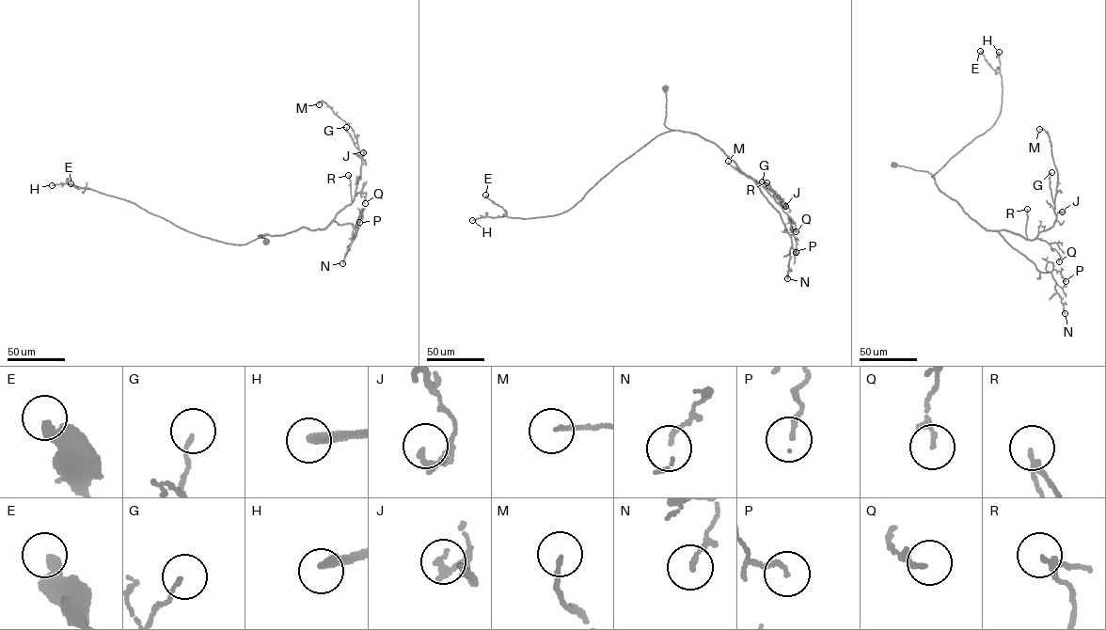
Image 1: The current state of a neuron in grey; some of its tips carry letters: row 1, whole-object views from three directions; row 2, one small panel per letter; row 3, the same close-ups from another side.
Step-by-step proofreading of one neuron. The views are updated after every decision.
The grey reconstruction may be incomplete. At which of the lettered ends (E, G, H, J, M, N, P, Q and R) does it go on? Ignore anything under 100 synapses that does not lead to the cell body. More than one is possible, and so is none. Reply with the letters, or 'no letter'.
H

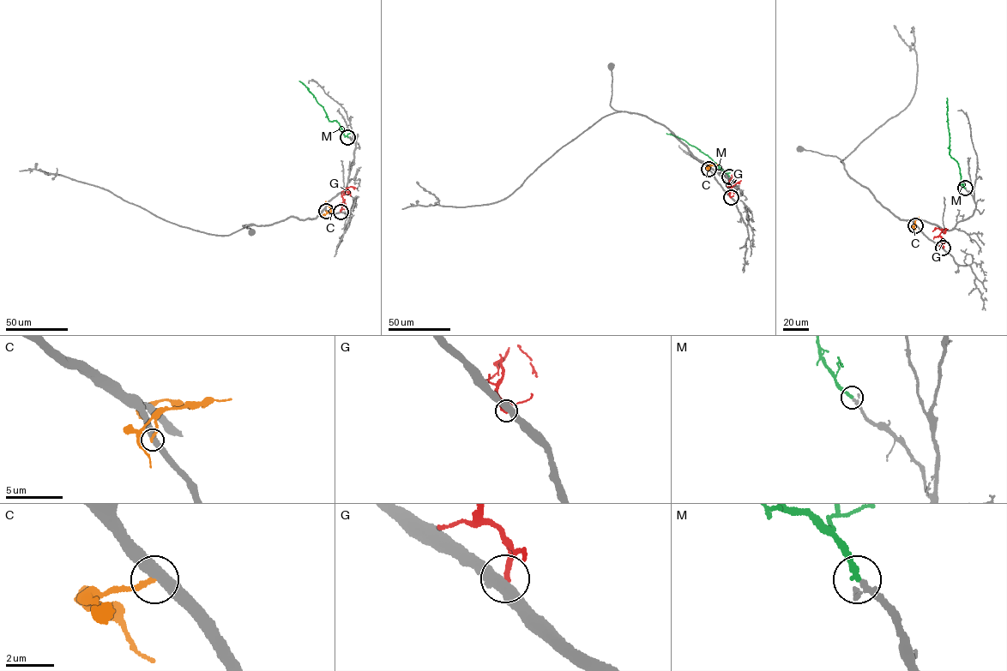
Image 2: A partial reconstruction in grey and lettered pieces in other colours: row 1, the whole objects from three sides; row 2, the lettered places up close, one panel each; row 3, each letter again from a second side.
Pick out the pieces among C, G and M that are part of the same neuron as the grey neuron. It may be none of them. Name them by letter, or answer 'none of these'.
M

